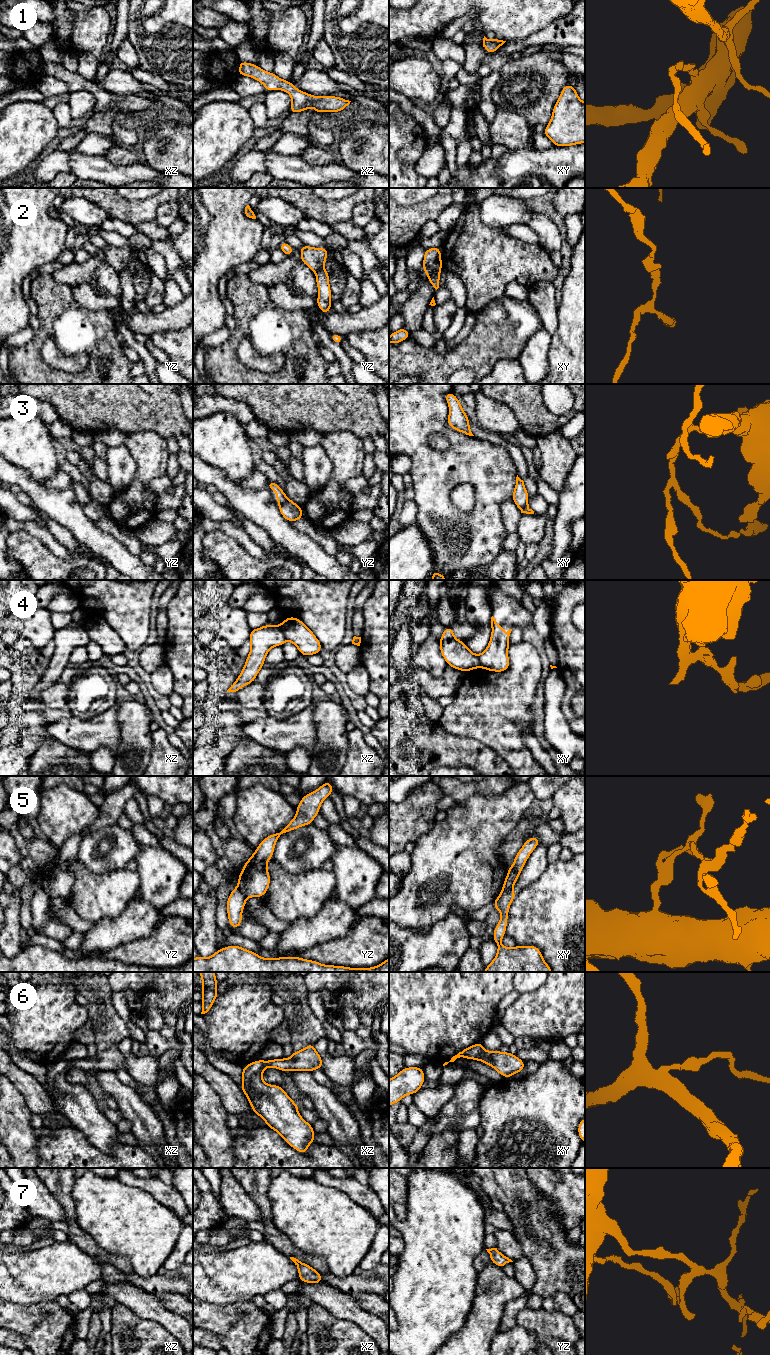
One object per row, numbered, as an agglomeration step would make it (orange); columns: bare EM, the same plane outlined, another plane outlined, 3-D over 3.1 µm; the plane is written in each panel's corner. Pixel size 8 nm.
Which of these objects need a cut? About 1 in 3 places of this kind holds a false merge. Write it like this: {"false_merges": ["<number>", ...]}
{"false_merges": ["2", "3", "4", "5"]}

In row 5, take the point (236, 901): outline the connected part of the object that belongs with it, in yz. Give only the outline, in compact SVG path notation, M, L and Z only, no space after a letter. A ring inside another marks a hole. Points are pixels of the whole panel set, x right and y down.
M238 887L234 888L231 891L226 903L228 921L231 925L231 928L236 929L241 925L242 912L245 905L246 896Z

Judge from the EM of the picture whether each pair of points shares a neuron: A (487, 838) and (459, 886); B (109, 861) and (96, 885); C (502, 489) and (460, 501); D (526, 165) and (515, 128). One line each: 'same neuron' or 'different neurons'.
A: same neuron
B: different neurons
C: different neurons
D: different neurons

